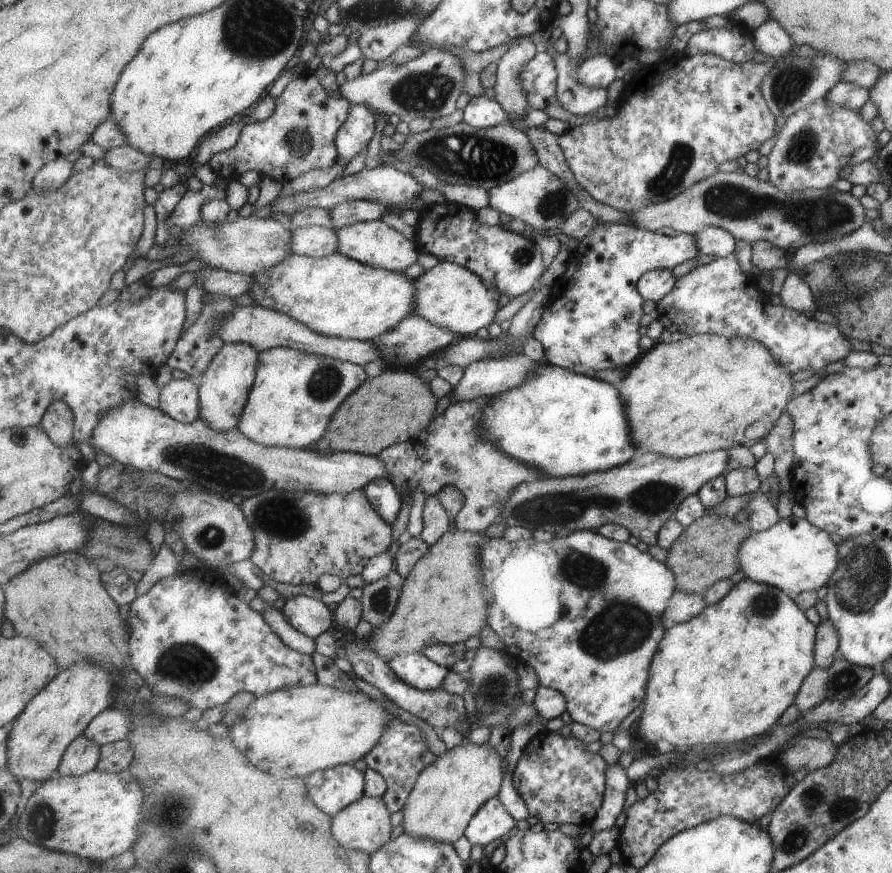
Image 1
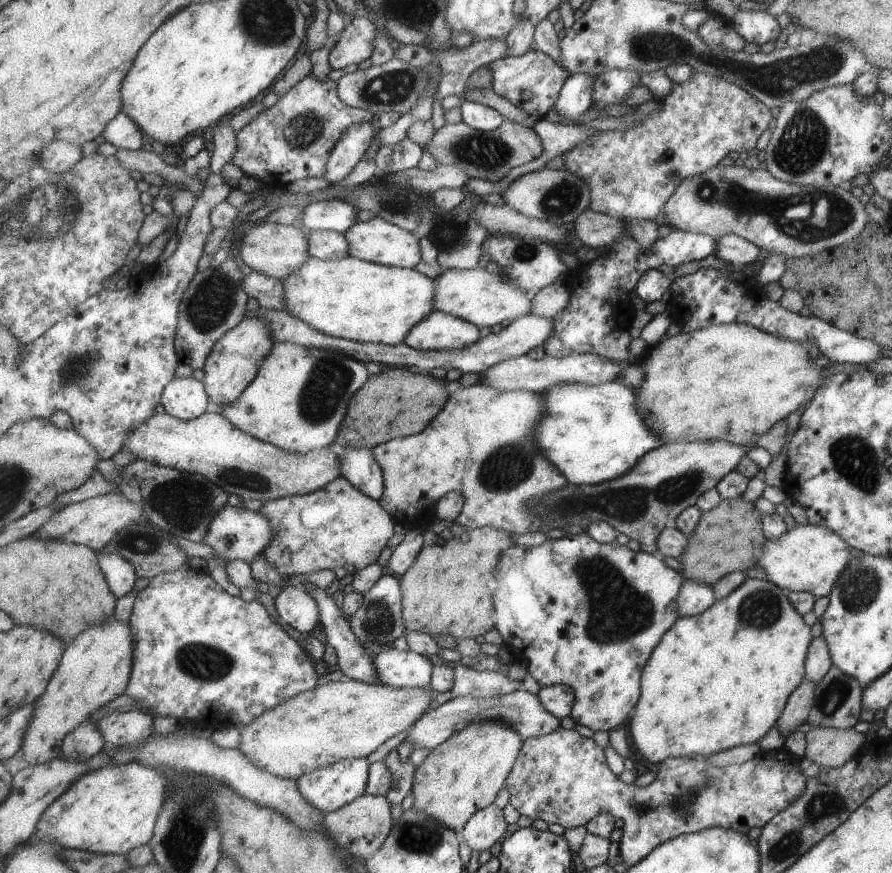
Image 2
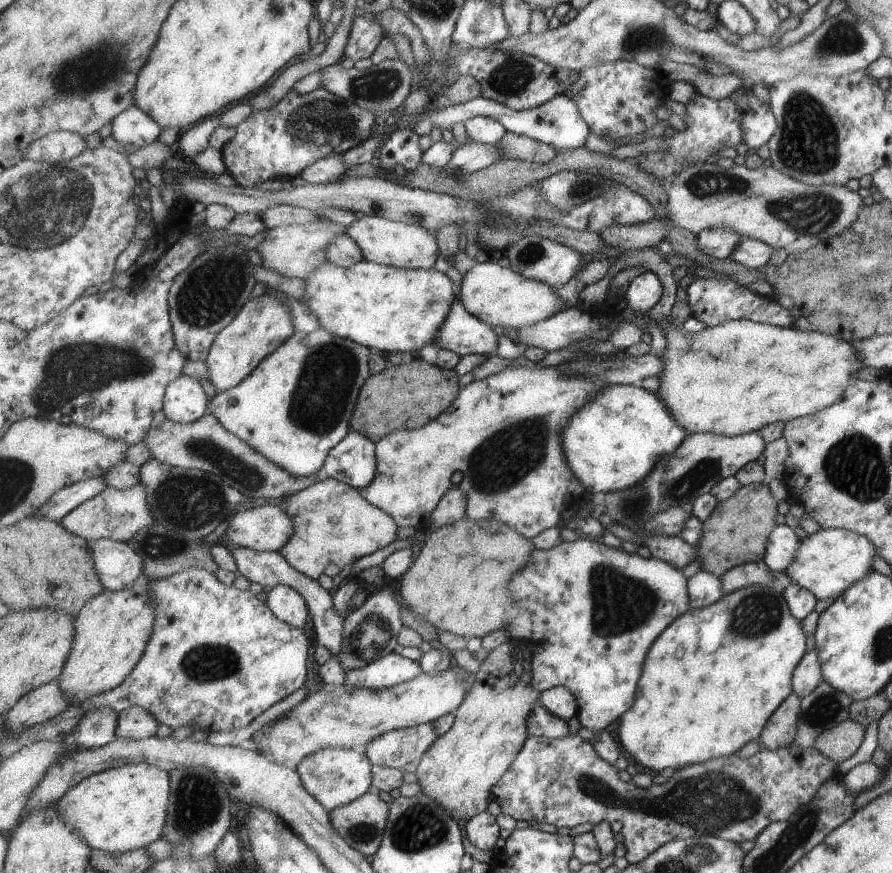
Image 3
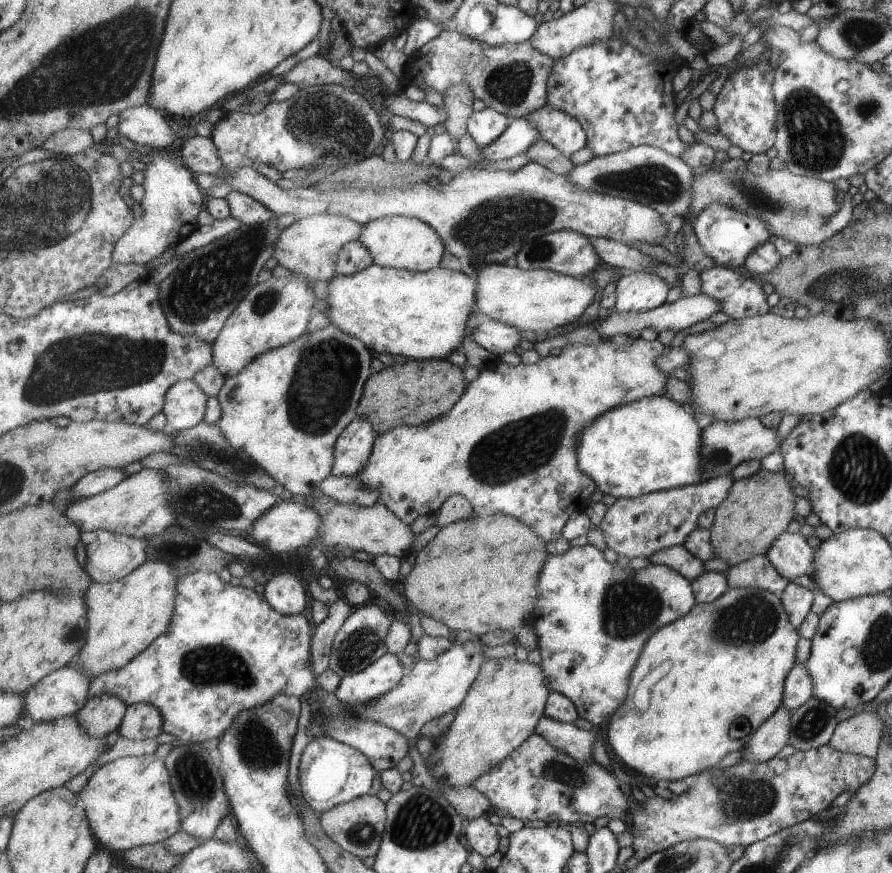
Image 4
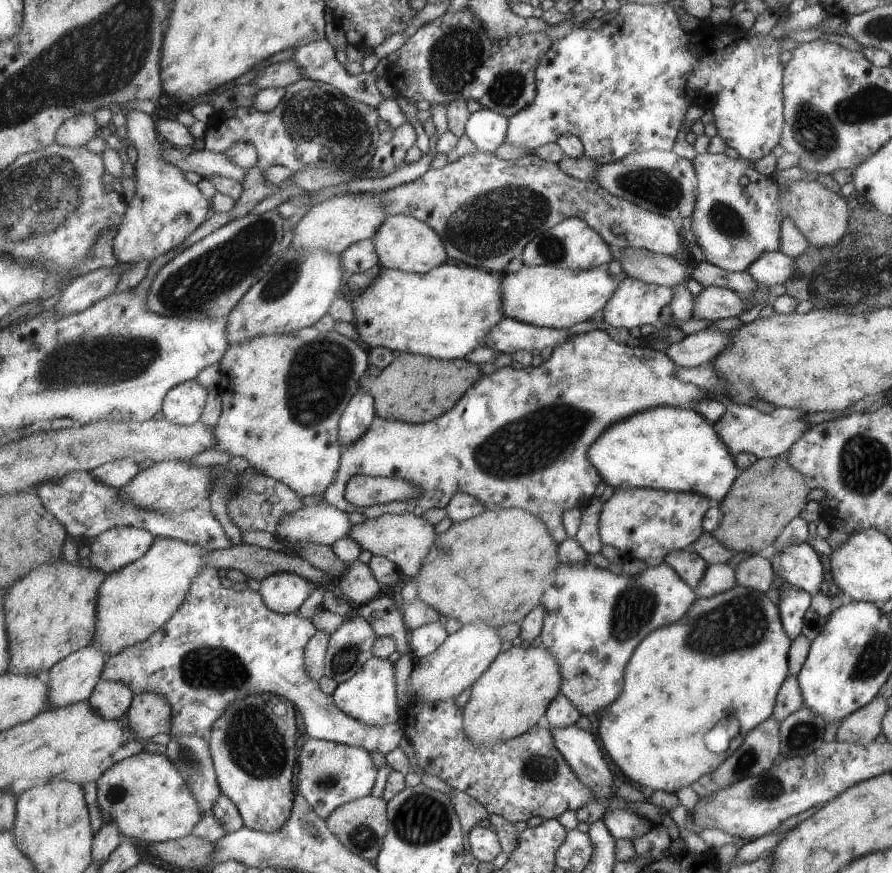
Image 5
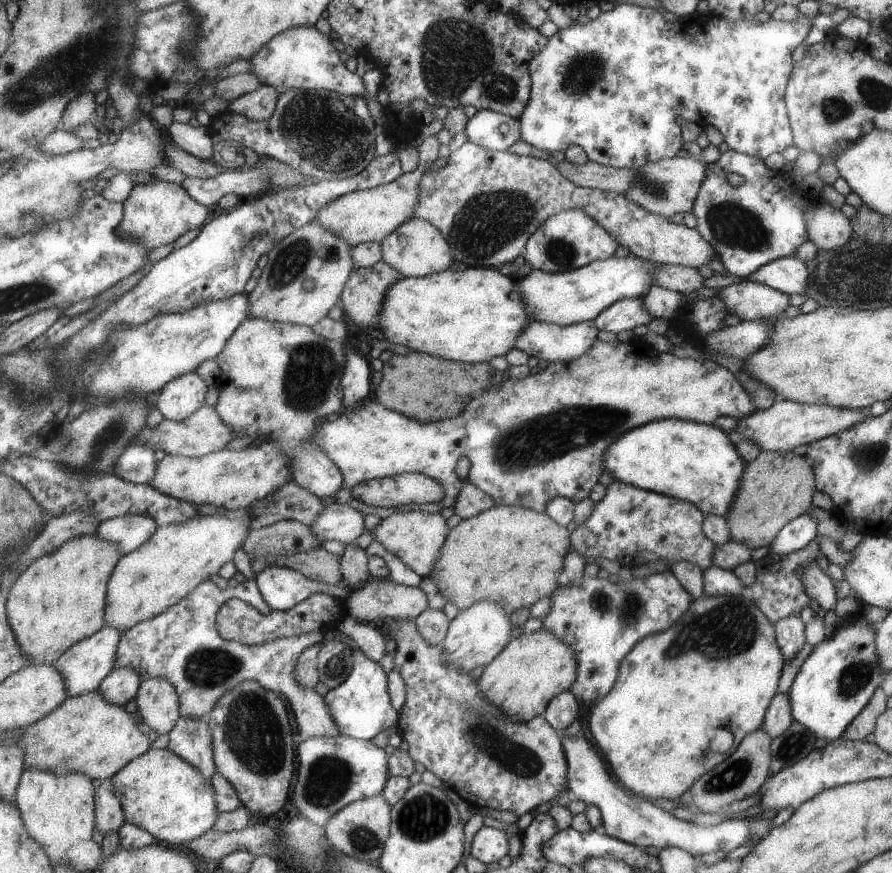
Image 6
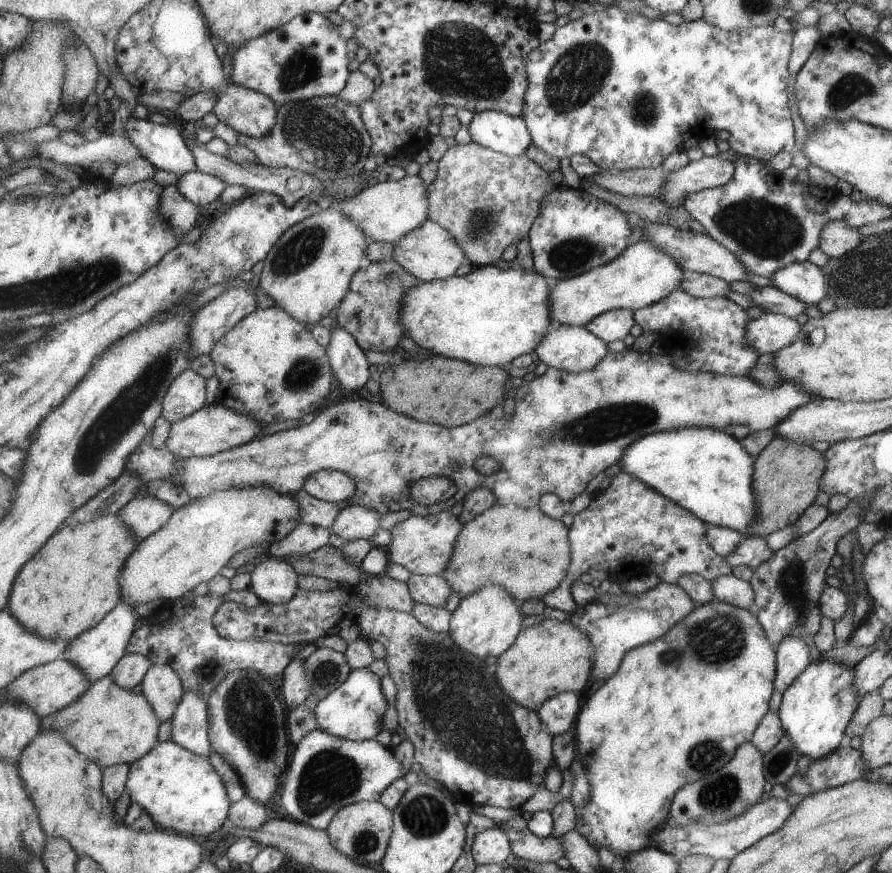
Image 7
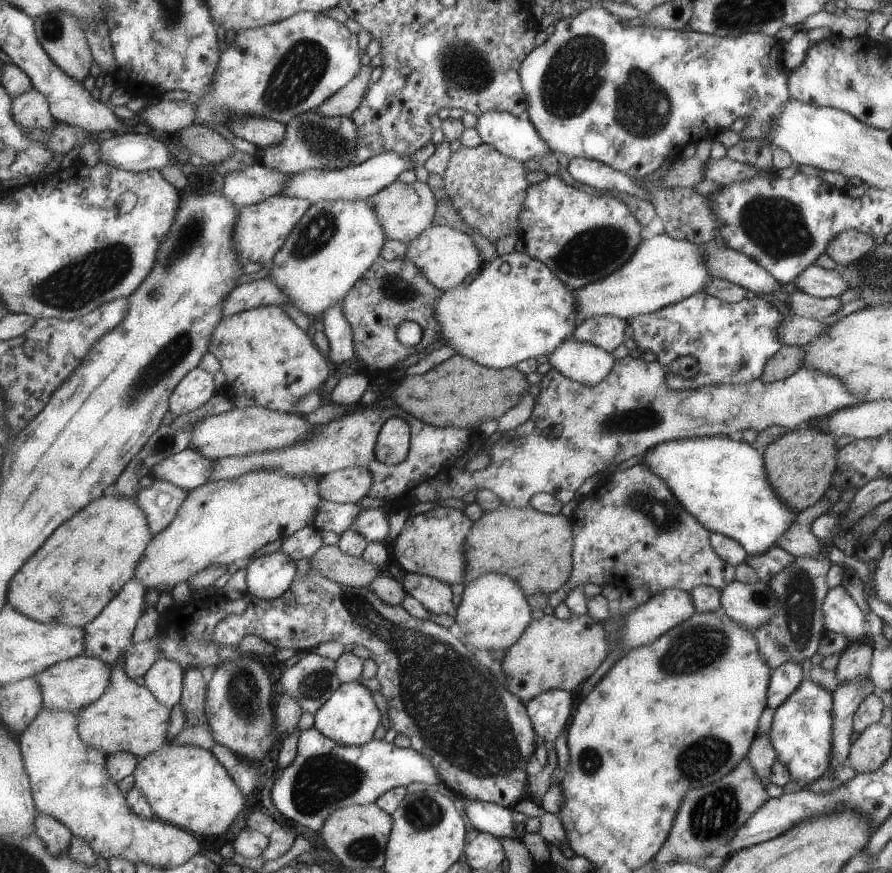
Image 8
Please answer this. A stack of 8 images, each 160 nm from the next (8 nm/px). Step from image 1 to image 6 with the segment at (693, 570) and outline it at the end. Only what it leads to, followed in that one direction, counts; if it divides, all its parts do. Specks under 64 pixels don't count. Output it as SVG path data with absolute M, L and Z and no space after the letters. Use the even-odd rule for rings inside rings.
M760 450L752 461L746 463L733 504L725 515L729 538L750 549L767 547L784 524L806 513L812 506L814 477L807 463L805 458L795 458L795 454L790 451L764 450Z

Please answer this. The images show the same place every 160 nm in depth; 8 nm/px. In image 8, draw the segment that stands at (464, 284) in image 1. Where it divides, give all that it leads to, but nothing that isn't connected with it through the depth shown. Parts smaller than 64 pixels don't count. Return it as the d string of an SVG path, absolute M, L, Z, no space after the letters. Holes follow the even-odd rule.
M665 233L656 235L642 240L619 270L574 292L580 308L578 322L601 315L616 316L627 321L632 316L657 311L687 298L702 290L707 279L710 279L710 273L706 271L698 245L672 239Z

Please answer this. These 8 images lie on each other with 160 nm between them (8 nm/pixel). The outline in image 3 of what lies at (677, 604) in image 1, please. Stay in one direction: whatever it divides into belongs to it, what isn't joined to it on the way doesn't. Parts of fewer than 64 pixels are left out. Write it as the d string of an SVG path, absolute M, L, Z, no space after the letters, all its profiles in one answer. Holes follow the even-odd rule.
M698 571L688 580L686 587L691 609L709 606L722 595L722 583L718 577L707 571Z

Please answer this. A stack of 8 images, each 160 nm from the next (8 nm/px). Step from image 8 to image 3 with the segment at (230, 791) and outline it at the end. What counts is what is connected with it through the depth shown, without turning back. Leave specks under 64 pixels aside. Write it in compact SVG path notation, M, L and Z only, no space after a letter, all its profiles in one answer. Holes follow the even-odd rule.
M149 763L127 764L109 769L80 782L64 794L57 808L67 826L73 828L77 836L83 837L92 849L110 853L124 853L148 847L163 837L166 827L170 799L170 772Z

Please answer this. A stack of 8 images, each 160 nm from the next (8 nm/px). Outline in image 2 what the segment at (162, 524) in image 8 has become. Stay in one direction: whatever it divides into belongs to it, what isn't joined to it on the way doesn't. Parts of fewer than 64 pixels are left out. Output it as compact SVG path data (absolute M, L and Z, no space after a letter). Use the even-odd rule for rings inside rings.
M99 552L99 560L107 582L117 598L129 594L139 577L133 563L115 553Z

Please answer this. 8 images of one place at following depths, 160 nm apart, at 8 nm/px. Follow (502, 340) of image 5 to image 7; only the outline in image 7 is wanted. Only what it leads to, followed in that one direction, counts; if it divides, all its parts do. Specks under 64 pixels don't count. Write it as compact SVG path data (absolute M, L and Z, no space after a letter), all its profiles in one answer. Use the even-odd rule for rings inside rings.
M551 327L534 352L548 367L578 373L595 368L610 350L607 343L587 327Z

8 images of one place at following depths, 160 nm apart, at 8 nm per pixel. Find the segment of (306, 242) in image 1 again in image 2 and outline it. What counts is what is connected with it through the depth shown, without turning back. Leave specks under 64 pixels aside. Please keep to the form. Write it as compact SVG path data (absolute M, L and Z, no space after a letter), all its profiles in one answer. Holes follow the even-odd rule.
M329 229L309 231L308 245L310 256L320 259L341 260L350 254L346 233L339 231Z

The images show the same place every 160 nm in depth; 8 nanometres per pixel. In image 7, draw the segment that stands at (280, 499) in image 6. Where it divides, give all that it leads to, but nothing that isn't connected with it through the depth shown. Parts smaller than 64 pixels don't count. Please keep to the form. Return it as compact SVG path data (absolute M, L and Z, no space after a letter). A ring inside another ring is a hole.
M304 488L293 494L300 504L301 523L319 525L331 530L338 512L343 510L344 504L332 503L311 496Z

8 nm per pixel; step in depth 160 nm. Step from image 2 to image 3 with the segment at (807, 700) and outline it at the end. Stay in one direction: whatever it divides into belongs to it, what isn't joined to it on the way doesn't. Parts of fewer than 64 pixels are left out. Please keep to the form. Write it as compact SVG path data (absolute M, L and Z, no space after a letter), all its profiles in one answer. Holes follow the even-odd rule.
M793 692L783 699L781 706L770 716L757 738L760 749L784 749L792 744L796 733L800 700Z

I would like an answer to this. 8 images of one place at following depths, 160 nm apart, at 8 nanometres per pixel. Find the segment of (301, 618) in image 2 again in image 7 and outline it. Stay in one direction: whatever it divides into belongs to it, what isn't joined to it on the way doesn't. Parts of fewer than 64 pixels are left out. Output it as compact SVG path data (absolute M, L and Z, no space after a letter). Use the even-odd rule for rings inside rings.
M279 558L265 559L251 573L251 588L264 603L282 605L298 594L299 576L290 562Z

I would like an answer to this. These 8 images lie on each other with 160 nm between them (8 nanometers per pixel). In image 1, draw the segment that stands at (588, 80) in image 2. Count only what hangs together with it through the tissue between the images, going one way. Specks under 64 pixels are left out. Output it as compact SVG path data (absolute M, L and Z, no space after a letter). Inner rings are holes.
M605 53L593 55L578 68L579 80L590 87L606 87L620 76L614 60Z

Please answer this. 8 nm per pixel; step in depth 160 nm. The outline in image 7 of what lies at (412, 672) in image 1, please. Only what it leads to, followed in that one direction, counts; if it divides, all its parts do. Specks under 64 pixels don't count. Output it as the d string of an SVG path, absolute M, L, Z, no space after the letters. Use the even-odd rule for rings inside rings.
M365 667L351 671L350 678L340 687L321 699L315 707L319 728L354 741L374 739L383 727L383 716L389 708L389 702L381 688L381 678Z

